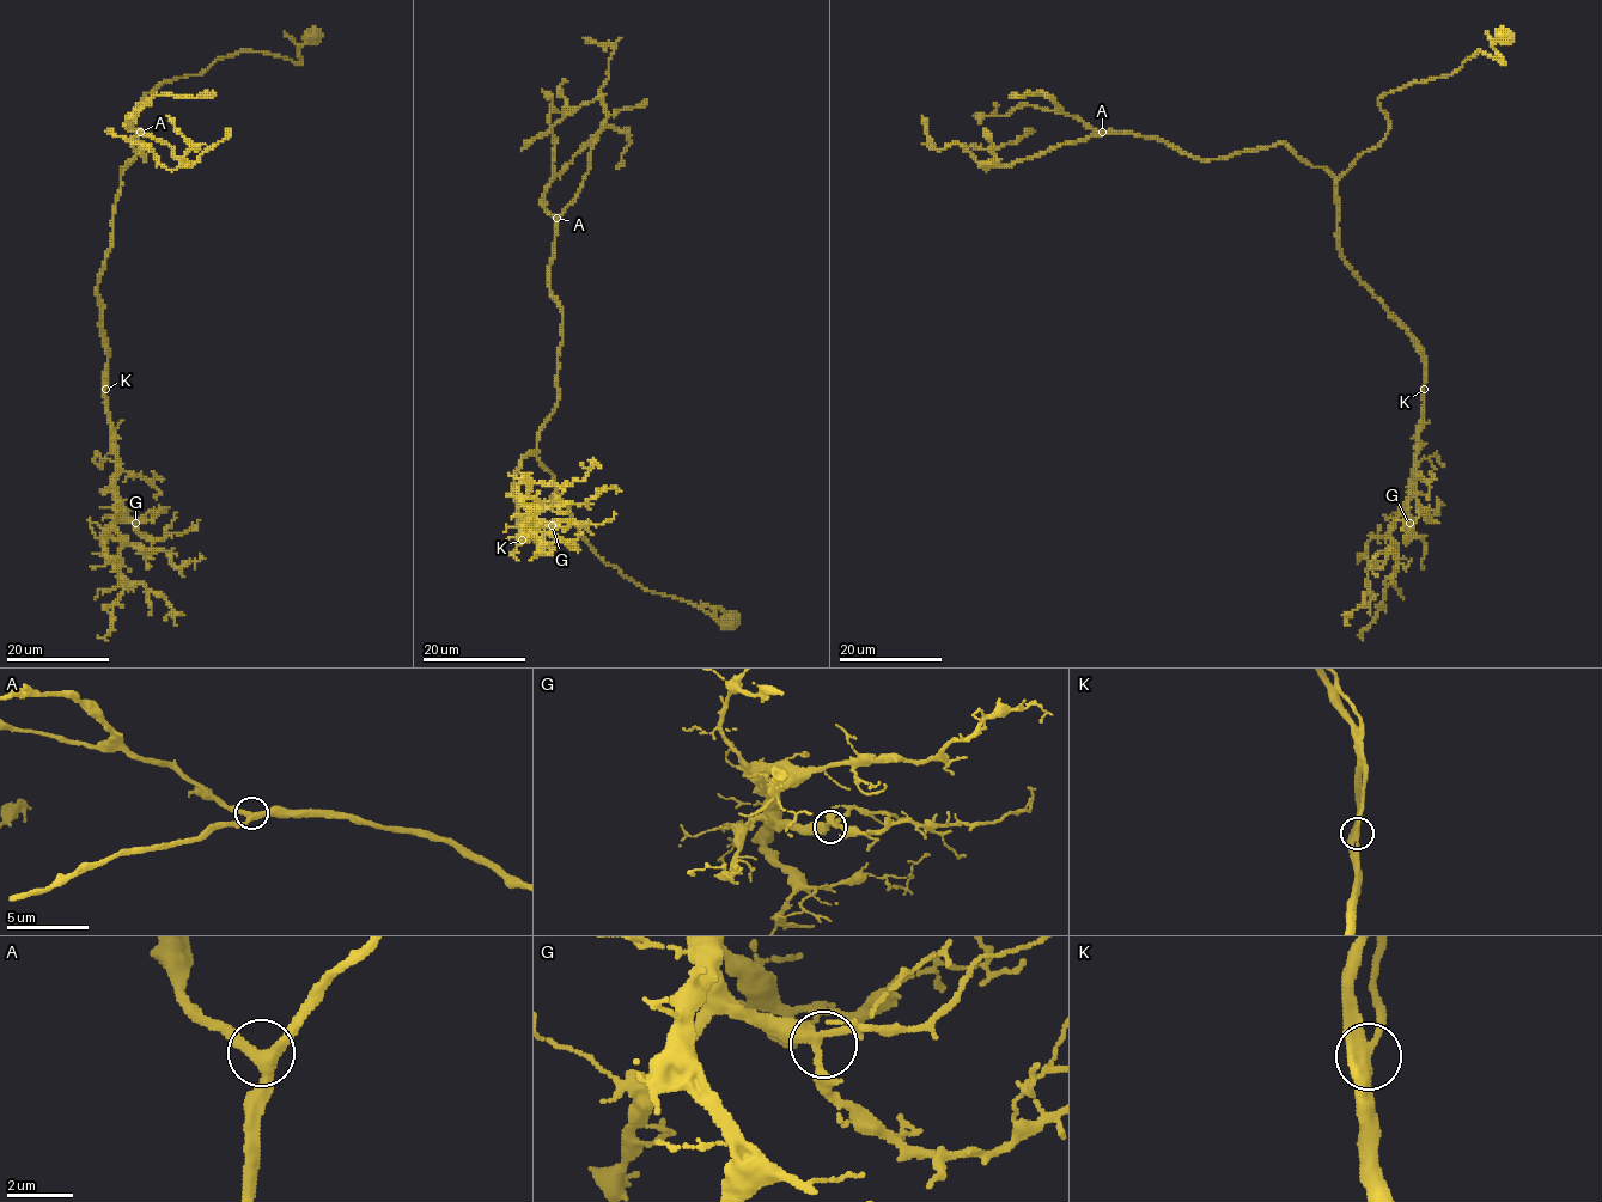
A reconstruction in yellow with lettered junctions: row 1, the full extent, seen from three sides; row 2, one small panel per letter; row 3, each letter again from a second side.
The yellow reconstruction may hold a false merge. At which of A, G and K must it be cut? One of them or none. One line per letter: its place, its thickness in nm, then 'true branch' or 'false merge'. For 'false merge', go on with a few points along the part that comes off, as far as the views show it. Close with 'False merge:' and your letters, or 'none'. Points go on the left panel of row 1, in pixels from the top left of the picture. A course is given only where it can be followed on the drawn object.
A: place (140, 132); calibre 340 nm; true branch
G: place (135, 523); calibre 340 nm; true branch
K: place (105, 389); calibre 360 nm; true branch
False merge: none

